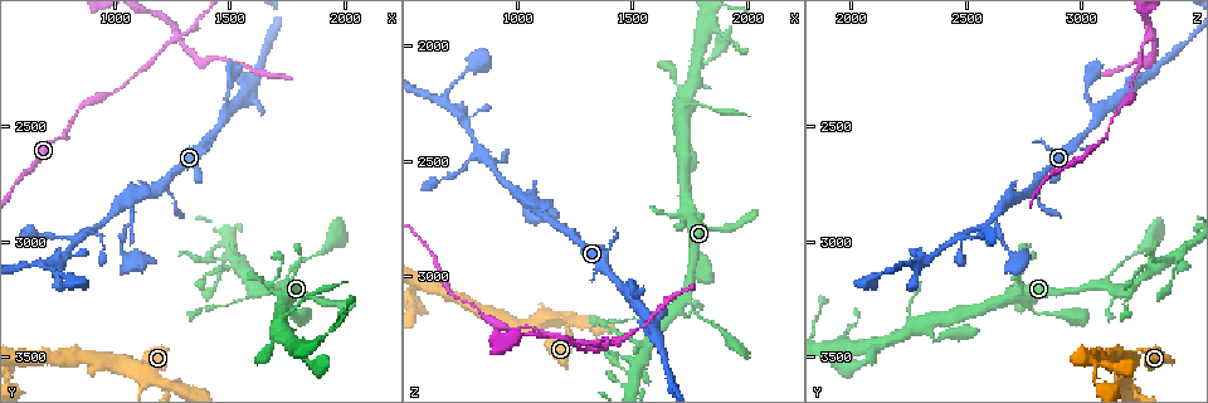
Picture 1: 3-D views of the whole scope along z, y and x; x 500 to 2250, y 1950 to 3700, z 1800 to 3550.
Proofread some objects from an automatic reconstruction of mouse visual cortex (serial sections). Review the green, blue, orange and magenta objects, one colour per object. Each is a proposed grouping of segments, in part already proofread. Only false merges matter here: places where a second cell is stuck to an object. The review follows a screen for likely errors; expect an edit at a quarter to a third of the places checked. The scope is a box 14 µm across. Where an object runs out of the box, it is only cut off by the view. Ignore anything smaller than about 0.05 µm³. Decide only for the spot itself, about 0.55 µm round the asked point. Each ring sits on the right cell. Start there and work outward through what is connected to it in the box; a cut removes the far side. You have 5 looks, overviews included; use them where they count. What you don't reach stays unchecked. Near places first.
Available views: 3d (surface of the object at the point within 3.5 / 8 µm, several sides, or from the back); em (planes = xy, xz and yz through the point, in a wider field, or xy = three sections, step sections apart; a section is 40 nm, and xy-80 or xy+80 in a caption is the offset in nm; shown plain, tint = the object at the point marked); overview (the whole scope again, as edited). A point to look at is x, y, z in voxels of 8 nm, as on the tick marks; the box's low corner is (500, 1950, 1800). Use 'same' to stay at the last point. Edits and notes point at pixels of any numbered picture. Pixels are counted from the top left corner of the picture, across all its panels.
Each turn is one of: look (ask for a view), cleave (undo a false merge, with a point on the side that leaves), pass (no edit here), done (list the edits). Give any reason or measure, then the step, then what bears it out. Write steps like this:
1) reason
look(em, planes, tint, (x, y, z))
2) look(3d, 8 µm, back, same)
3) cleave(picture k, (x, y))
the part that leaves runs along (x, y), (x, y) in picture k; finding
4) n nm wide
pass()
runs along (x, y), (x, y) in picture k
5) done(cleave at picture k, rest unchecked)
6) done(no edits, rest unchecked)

four-way junction
look(3d, 3.5 µm, (1270, 2100, 3300))

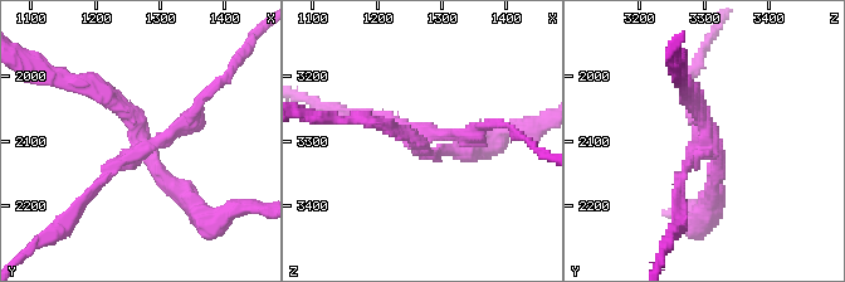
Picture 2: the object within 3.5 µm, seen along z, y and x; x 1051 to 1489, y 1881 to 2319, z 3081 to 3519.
arms of 150, 200, 200, 200 nm
cleave(picture 2, (464, 151))
the part that leaves runs along (137, 142), (122, 107), (52, 73) in picture 2; two cells meet here

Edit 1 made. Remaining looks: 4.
redraw
look(overview)

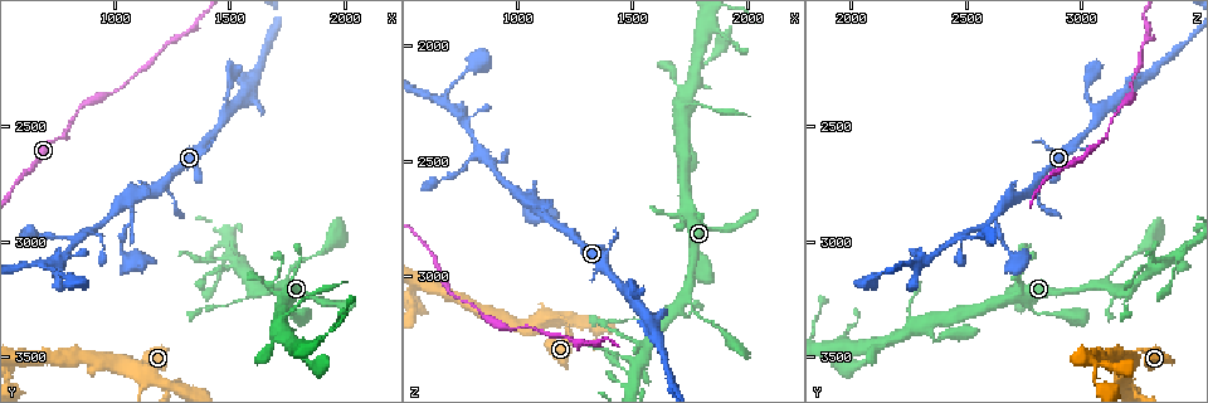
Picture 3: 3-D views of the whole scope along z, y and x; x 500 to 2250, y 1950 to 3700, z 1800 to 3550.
arms part here
look(3d, 3.5 µm, (1050, 2830, 2670))

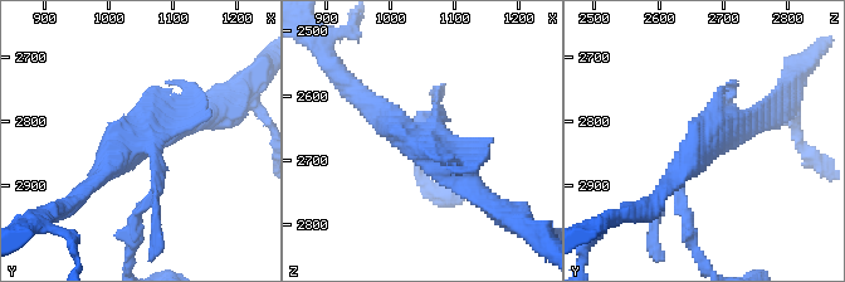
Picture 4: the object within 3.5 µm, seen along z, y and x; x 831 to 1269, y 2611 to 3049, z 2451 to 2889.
3 arms; arms of 150, 250, 300 nm
look(em, xy, step 1, tint, (1050, 2830, 2675))

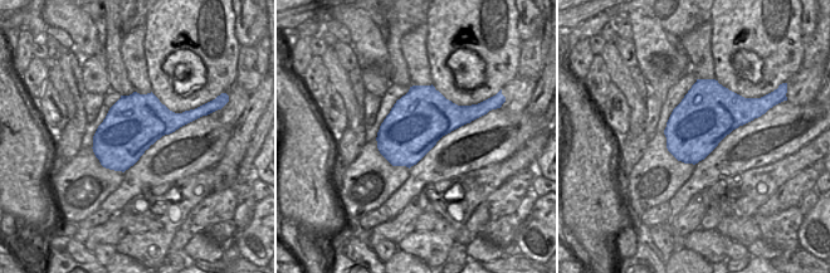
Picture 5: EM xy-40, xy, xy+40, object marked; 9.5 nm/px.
550 nm wide
pass()
runs along (483, 200), (367, 101) in picture 4; one cell here

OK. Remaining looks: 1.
done(cleave at picture 2, rest unchecked)

